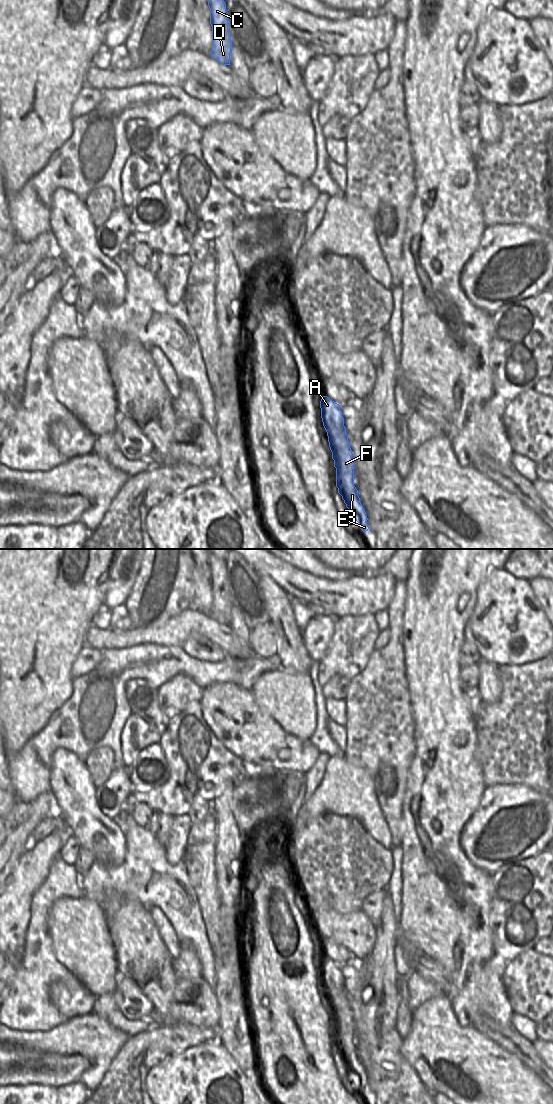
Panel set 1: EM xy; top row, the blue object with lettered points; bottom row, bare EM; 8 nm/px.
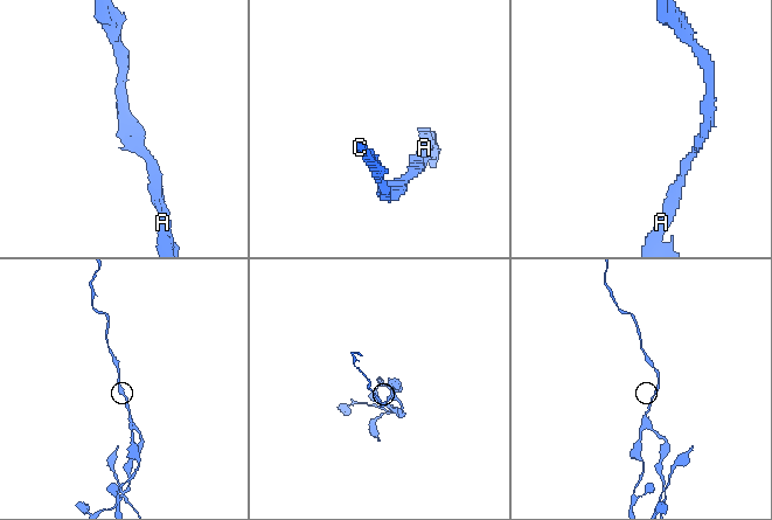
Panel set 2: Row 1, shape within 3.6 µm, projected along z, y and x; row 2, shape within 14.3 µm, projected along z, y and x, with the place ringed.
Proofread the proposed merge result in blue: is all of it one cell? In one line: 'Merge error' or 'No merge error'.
Merge error

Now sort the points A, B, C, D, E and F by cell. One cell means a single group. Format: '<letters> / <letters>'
A C D / B E F

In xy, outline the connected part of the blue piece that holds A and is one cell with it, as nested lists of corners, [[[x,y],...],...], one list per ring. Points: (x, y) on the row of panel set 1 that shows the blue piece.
[[[321,396],[320,408],[331,452],[350,447],[340,405],[327,396]]]

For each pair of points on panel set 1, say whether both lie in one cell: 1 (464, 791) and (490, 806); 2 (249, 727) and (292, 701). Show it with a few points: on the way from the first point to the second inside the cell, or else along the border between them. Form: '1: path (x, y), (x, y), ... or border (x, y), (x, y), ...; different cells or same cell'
1: border (486, 787), (478, 807), (468, 821); different cells
2: border (254, 696), (257, 704), (285, 731); different cells

